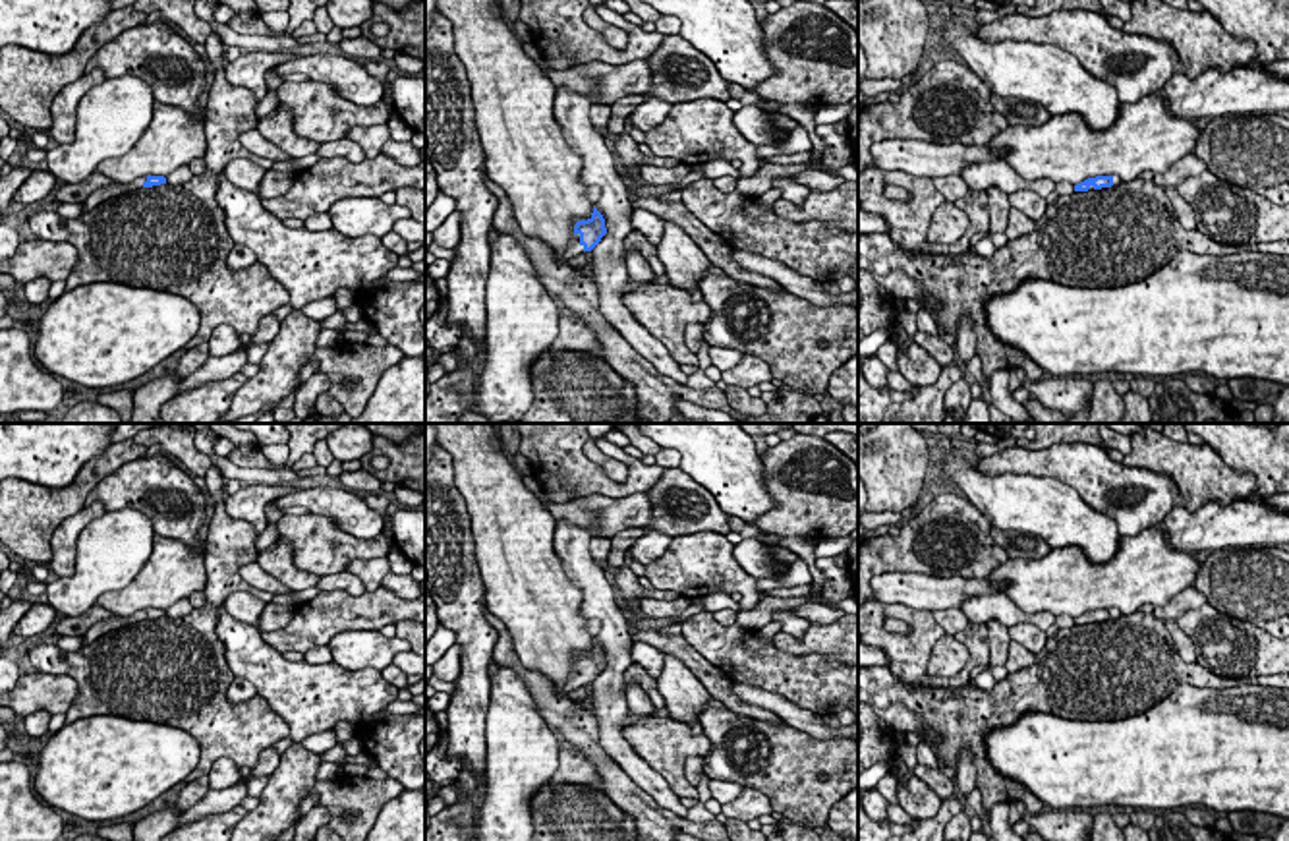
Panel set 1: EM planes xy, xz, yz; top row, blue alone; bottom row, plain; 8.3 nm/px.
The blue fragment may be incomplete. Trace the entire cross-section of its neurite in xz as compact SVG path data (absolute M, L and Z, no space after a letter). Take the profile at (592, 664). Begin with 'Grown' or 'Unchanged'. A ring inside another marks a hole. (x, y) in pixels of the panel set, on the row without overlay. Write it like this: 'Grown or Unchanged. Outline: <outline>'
Grown. Outline: M593 640L593 646L587 653L578 653L574 659L574 669L568 681L562 686L555 686L559 698L566 698L566 694L578 686L591 684L601 671L607 667L603 648Z

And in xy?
Grown. Outline: M141 609L129 617L118 617L118 615L112 615L97 624L93 624L85 634L83 634L83 646L89 646L91 642L95 642L97 638L100 638L102 634L110 632L110 630L116 630L120 626L126 626L126 624L133 624L133 623L139 623L139 621L153 621L153 619L160 619L160 617L166 617L166 611L164 609Z

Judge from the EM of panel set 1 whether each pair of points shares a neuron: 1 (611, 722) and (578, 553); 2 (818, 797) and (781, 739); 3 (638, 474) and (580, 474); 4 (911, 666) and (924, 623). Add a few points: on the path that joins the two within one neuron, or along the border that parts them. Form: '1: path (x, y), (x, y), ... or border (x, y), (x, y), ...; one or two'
1: path (611, 679), (613, 621), (600, 596); one
2: path (804, 783), (781, 758), (781, 753); one
3: path (625, 488), (607, 488), (594, 482); one
4: path (911, 656), (924, 633); one

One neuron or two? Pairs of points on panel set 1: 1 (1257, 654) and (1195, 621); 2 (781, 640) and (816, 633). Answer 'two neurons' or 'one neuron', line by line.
1: one neuron
2: one neuron

